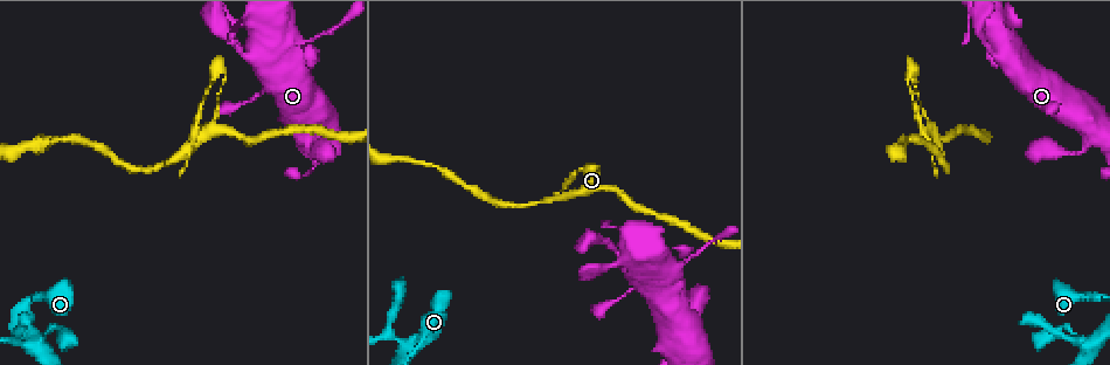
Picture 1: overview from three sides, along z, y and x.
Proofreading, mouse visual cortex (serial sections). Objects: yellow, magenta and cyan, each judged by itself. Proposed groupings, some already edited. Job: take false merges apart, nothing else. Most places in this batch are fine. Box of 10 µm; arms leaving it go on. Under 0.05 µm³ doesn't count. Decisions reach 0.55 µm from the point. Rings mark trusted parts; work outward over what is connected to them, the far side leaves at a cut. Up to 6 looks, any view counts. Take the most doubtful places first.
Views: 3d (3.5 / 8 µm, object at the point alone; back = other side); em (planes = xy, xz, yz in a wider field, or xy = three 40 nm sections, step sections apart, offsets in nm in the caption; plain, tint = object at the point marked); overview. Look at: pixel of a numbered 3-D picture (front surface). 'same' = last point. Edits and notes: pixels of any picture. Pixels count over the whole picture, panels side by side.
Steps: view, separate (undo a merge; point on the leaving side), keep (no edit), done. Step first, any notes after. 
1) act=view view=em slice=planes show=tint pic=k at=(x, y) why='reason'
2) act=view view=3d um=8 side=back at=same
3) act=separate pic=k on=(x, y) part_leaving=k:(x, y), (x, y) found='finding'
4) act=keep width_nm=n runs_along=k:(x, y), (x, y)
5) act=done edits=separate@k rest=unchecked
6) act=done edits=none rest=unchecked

act=view view=3d um=3.5 side=back pic=1 at=(911, 72) why='sharp bend'

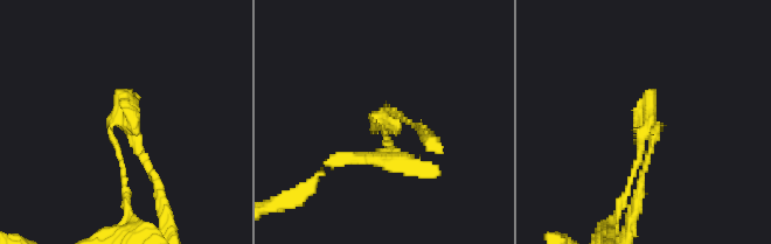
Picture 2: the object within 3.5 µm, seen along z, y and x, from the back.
act=view view=em slice=xy step=1 show=tint pic=2 at=(383, 119)

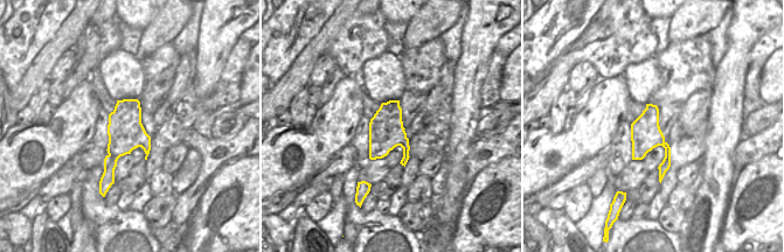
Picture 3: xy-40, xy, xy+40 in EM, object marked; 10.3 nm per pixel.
act=separate pic=2 on=(152, 174) part_leaving=2:(137, 137), (168, 234) found='a second cell is stuck on'

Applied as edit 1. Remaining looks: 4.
act=view view=3d um=3.5 pic=1 at=(1092, 137) why='abrupt turn'

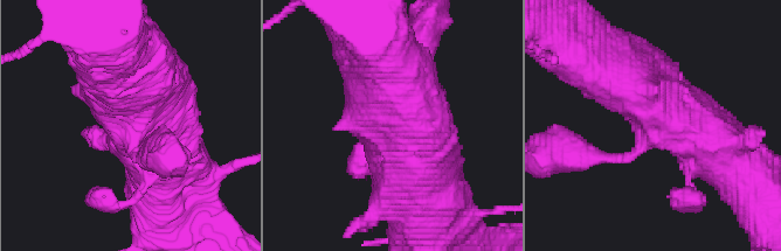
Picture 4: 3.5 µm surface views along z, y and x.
act=view view=em slice=xy step=5 show=plain pic=4 at=(133, 130) why='need the tissue'

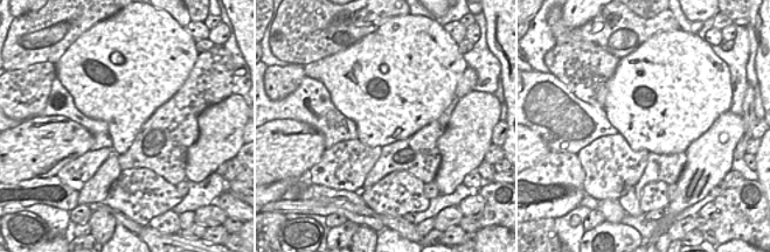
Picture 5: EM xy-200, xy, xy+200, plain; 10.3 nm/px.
act=view view=em slice=xy step=5 show=tint at=same

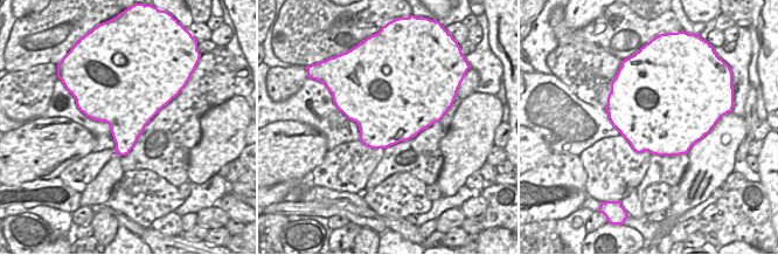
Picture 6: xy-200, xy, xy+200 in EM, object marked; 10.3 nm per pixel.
act=keep runs_along=4:(594, 55), (659, 109), (621, 159) found='all the same cell'

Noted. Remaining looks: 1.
act=done edits=separate@2 rest=unchecked

